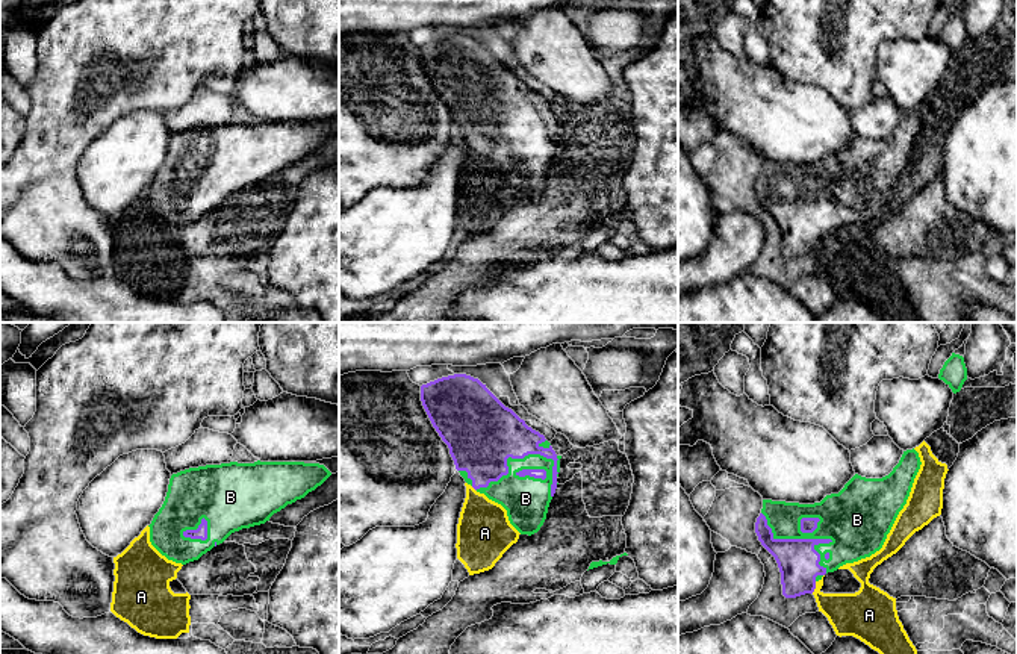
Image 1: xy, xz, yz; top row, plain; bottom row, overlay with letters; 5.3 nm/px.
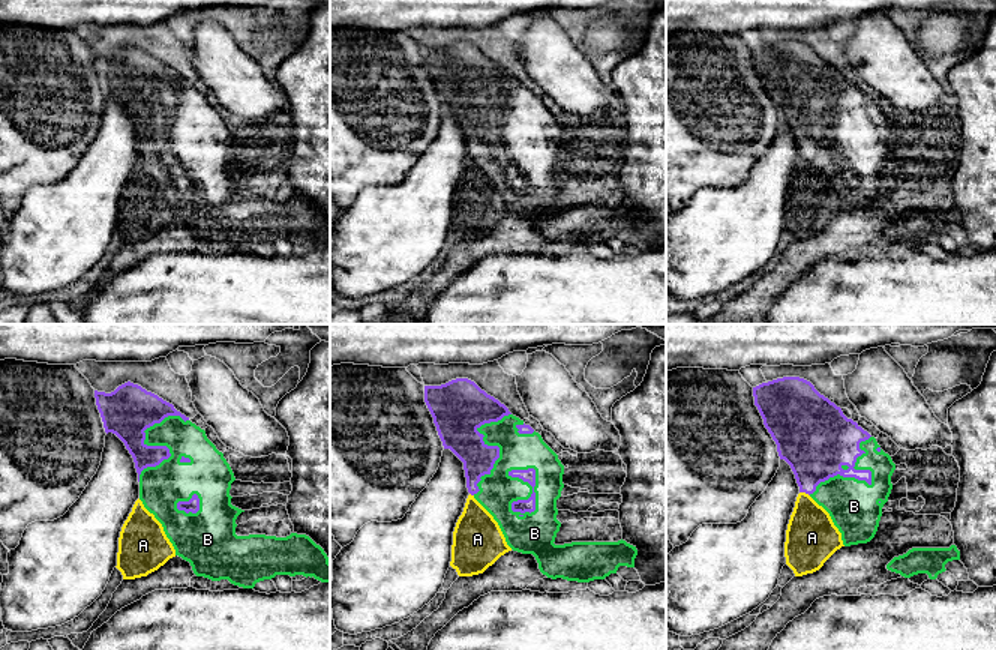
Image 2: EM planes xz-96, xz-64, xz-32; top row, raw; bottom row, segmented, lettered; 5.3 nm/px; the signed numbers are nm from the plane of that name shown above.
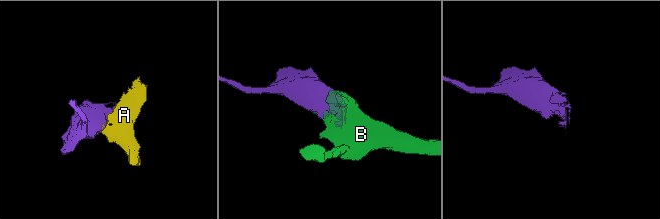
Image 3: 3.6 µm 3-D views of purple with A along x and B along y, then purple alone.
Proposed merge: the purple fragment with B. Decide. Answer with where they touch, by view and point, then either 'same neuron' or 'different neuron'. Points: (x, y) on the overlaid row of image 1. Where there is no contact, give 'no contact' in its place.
xz (510, 456) | same neuron

